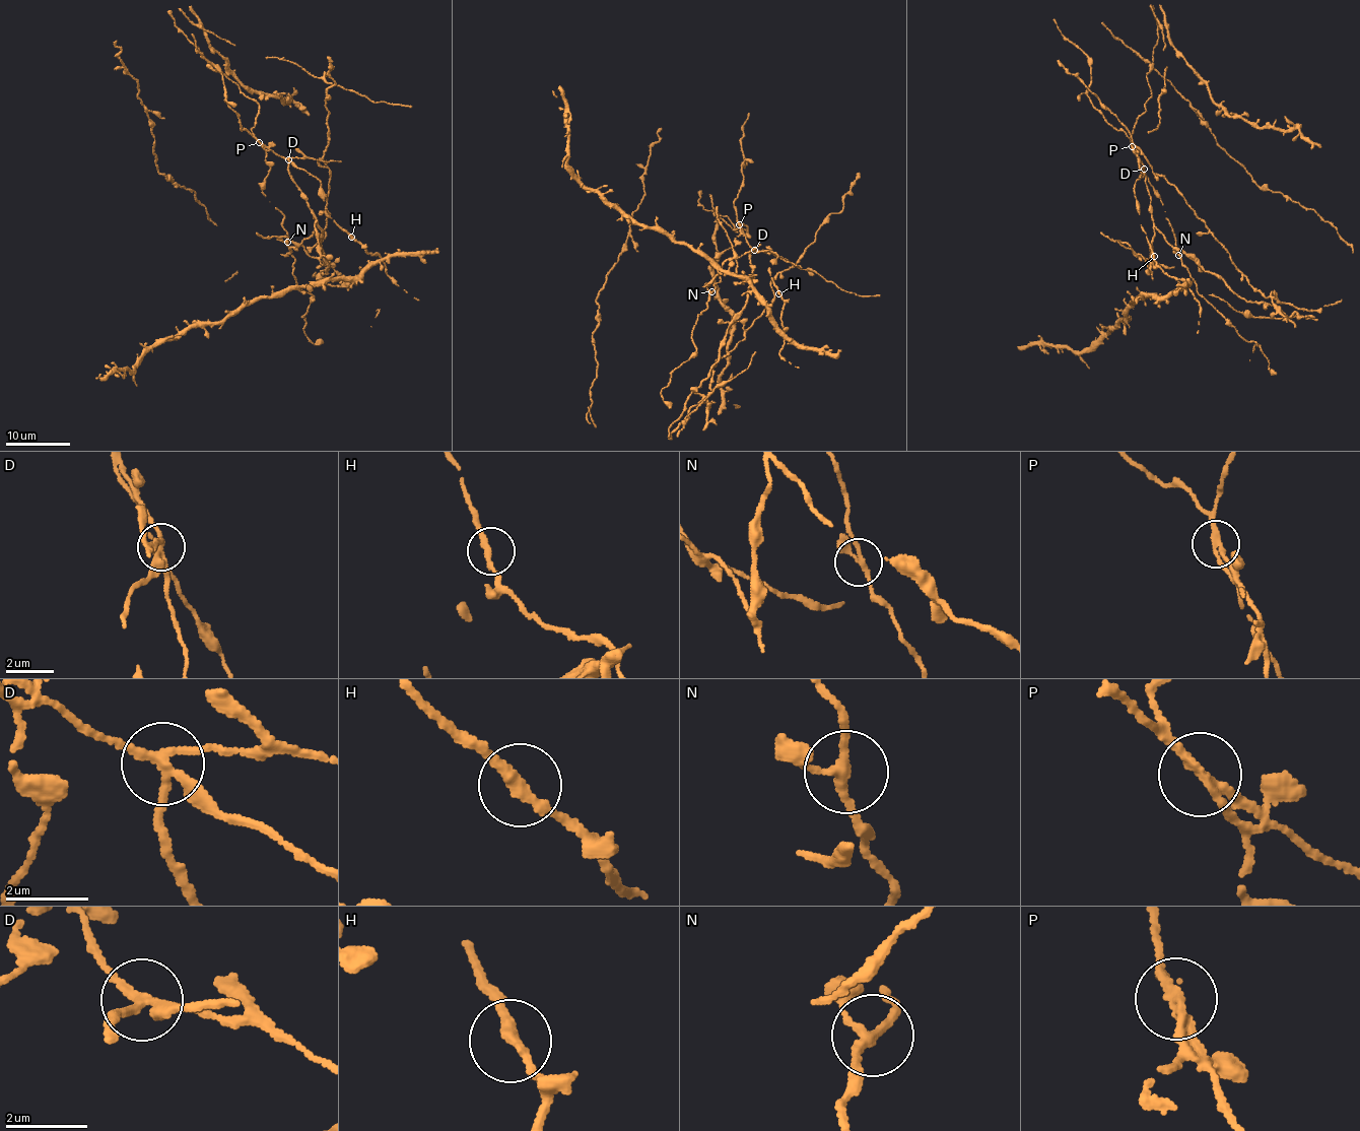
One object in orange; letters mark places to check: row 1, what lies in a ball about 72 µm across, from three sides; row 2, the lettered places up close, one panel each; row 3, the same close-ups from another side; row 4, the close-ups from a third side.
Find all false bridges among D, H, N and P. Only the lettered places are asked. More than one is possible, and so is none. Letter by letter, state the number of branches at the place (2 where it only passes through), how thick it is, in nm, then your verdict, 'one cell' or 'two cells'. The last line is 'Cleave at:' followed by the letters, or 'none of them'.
D: 4 branches meet; 220 nm thick; two cells
H: 2 branches meet; 260 nm thick; one cell
N: 3 branches meet; 180 nm thick; one cell
P: 2 branches meet; 240 nm thick; two cells
Cleave at: D, P

